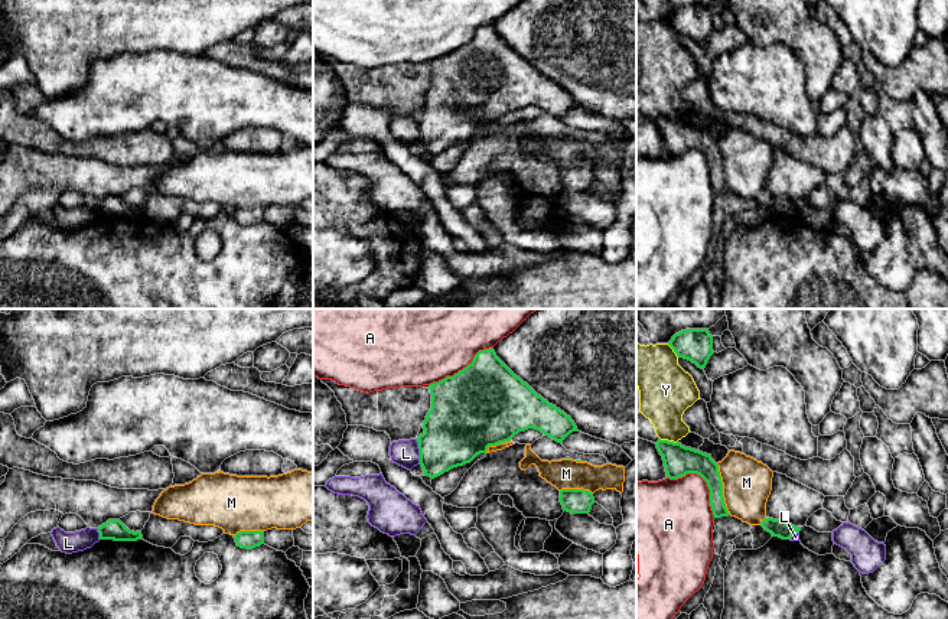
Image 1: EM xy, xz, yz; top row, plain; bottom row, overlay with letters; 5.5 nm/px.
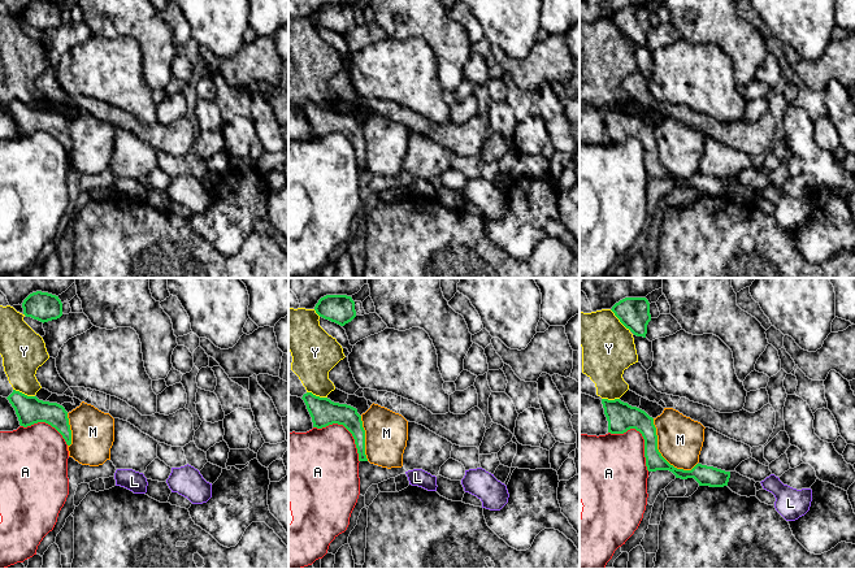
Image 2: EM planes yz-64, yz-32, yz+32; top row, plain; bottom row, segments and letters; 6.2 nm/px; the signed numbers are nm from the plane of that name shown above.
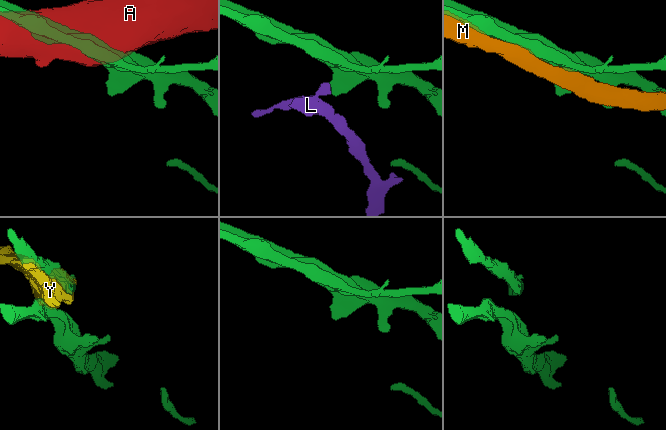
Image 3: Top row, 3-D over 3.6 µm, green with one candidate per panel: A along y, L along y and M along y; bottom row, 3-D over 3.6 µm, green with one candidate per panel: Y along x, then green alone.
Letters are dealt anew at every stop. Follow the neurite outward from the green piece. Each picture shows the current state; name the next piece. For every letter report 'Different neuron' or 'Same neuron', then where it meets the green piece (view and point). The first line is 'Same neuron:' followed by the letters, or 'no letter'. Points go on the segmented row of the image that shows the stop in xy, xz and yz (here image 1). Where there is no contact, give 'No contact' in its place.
Same neuron: no letter
A: Different neuron. Touches green at yz (704, 479)
L: Different neuron. Touches green at xz (420, 452)
M: Different neuron. Touches green at yz (722, 489)
Y: Different neuron. Touches green at yz (668, 442)

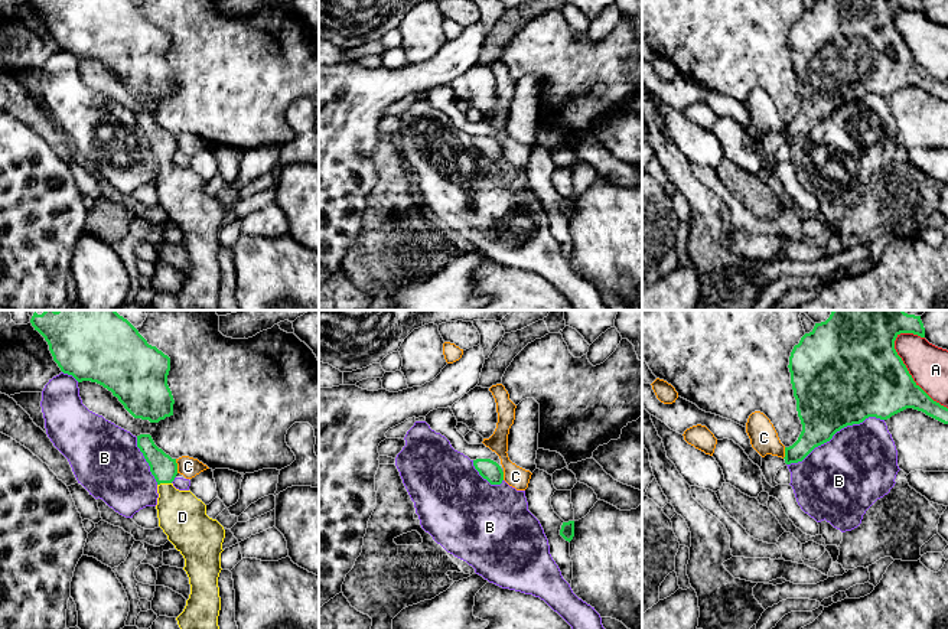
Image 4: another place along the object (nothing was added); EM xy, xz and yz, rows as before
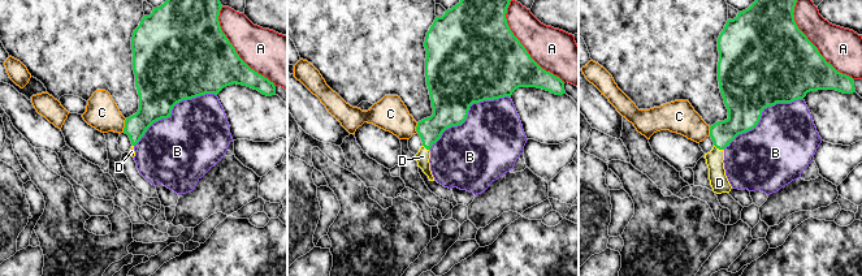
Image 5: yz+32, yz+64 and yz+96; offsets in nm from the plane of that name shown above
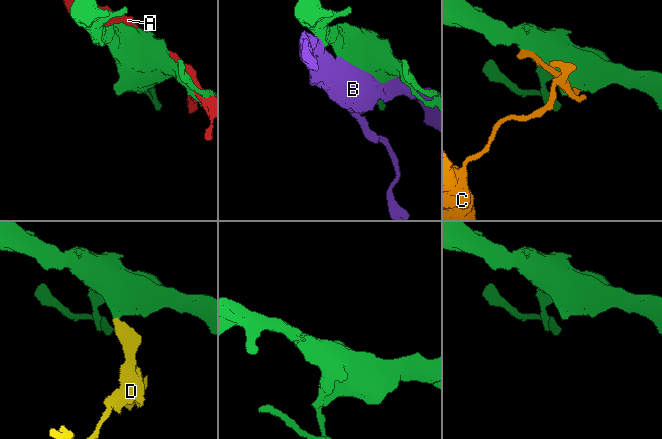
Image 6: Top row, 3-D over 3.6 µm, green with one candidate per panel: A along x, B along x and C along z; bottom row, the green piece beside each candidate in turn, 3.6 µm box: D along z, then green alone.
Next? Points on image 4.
Same neuron: D
A: Different neuron. Touches green at yz (909, 374)
B: Different neuron. Touches green at yz (834, 433)
C: Different neuron. Touches green at xy (176, 466)
D: Same neuron. Touches green at xy (163, 482)

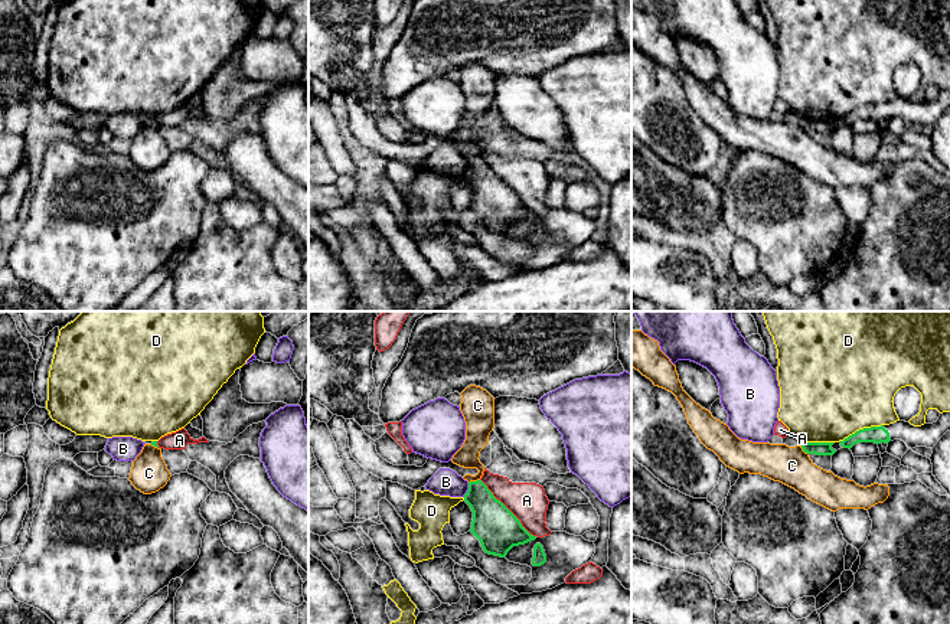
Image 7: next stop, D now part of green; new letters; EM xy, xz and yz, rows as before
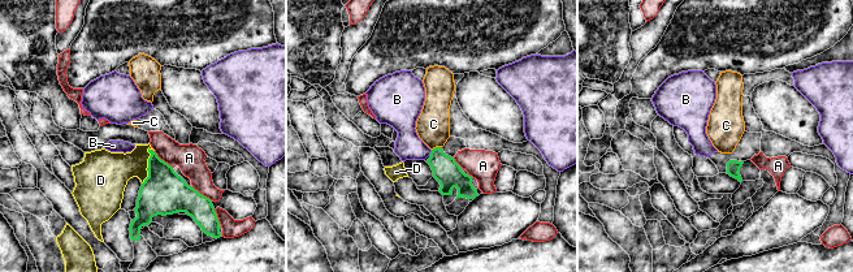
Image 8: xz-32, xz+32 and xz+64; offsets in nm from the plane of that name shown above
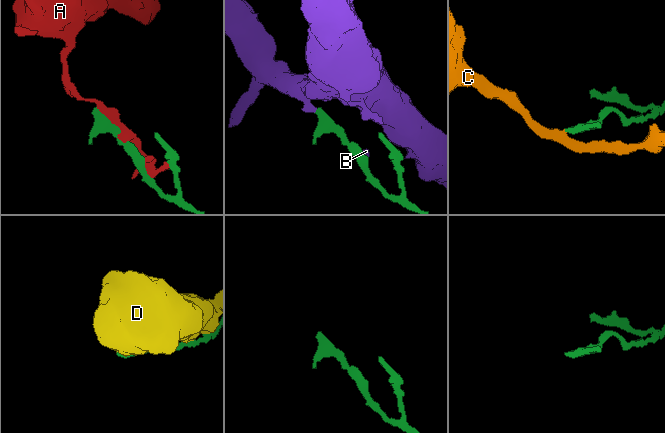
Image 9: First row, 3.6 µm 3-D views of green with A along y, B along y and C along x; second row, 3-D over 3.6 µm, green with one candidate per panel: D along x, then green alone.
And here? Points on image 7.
Same neuron: no letter
A: Different neuron. Touches green at xz (508, 509)
B: Different neuron. Touches green at xz (467, 490)
C: Different neuron. Touches green at yz (803, 450)
D: Different neuron. Touches green at yz (861, 430)

